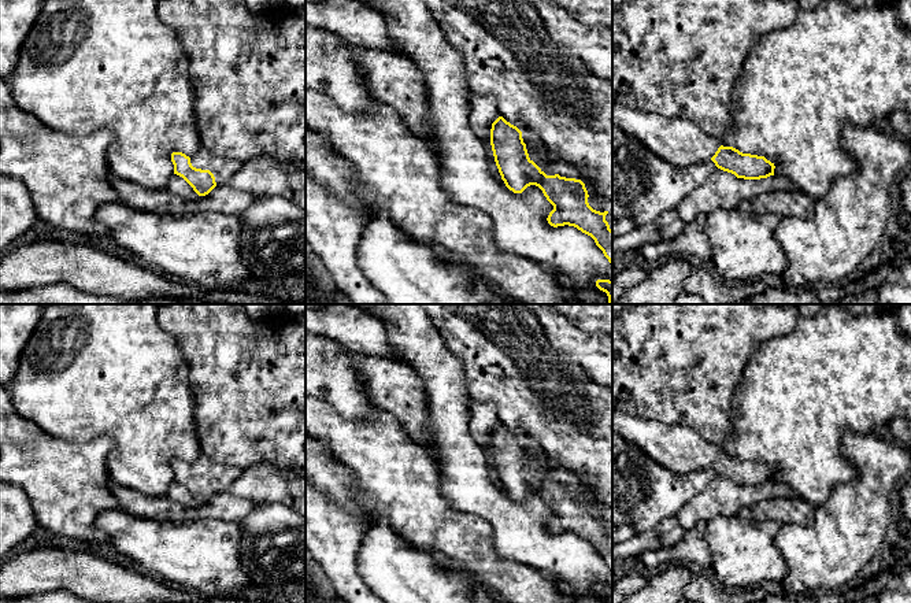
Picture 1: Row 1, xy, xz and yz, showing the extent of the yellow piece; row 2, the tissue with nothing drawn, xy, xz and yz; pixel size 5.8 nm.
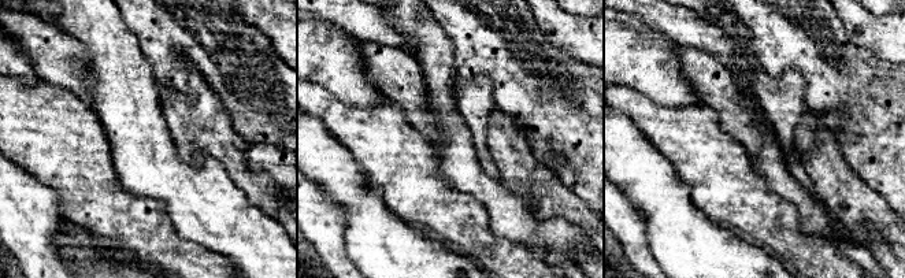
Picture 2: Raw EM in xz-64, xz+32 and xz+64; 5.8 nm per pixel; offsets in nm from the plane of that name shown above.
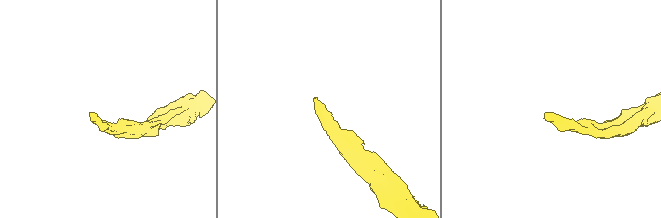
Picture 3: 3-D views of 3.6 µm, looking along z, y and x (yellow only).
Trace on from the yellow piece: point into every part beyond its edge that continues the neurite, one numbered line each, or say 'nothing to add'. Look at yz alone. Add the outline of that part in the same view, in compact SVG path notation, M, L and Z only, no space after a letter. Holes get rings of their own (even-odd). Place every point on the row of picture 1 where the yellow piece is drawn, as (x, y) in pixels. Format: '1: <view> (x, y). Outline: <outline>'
nothing to add

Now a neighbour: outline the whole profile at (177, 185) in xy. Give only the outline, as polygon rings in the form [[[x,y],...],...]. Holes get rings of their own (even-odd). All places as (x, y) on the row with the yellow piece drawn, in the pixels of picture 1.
[[[173,174],[166,186],[166,190],[174,196],[185,200],[199,200],[200,196],[193,190],[193,188],[179,175]]]

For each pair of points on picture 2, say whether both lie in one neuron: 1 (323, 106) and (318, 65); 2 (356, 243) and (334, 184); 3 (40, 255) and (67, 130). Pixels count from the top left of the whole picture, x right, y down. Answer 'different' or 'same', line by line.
1: different
2: same
3: different

